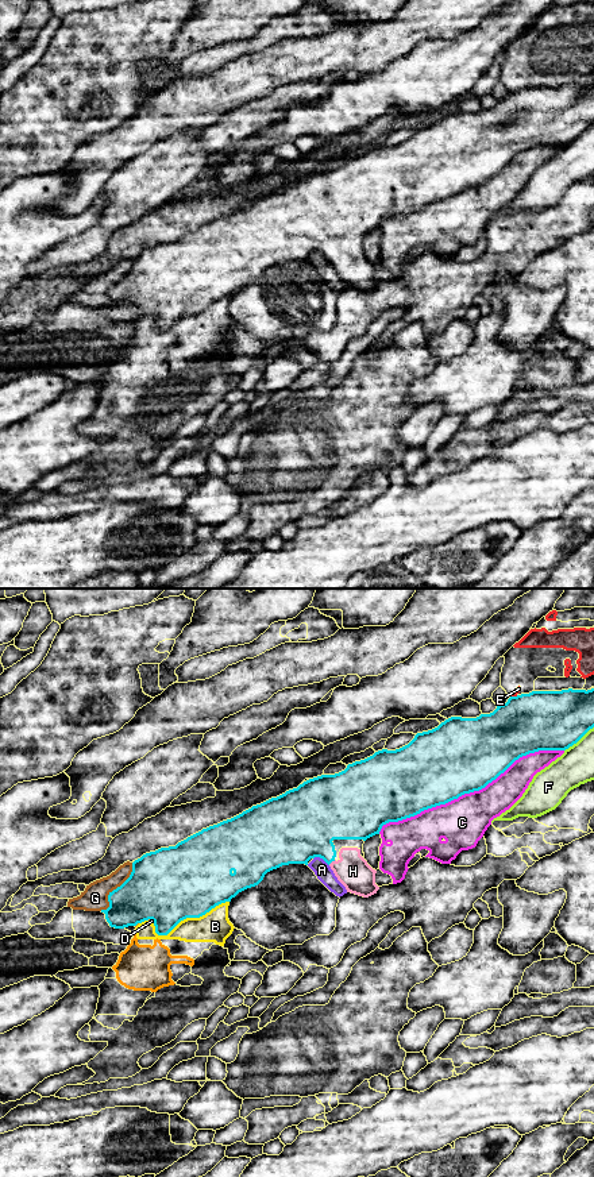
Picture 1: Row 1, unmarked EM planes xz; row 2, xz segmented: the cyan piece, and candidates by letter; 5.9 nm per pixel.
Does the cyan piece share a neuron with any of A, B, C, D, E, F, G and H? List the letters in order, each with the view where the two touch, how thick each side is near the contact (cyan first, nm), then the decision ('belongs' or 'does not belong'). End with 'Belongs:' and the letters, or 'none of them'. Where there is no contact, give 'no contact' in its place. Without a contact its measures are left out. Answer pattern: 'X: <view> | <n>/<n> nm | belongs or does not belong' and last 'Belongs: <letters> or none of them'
A: xz | 420/100 nm | does not belong
B: xz | 440/190 nm | does not belong
C: xz | 440/300 nm | does not belong
D: xz | 440/20 nm | does not belong
E: xz | 360/30 nm | does not belong
F: xz | 360/220 nm | does not belong
G: xz | 380/160 nm | does not belong
H: xz | 360/200 nm | belongs
Belongs: H

